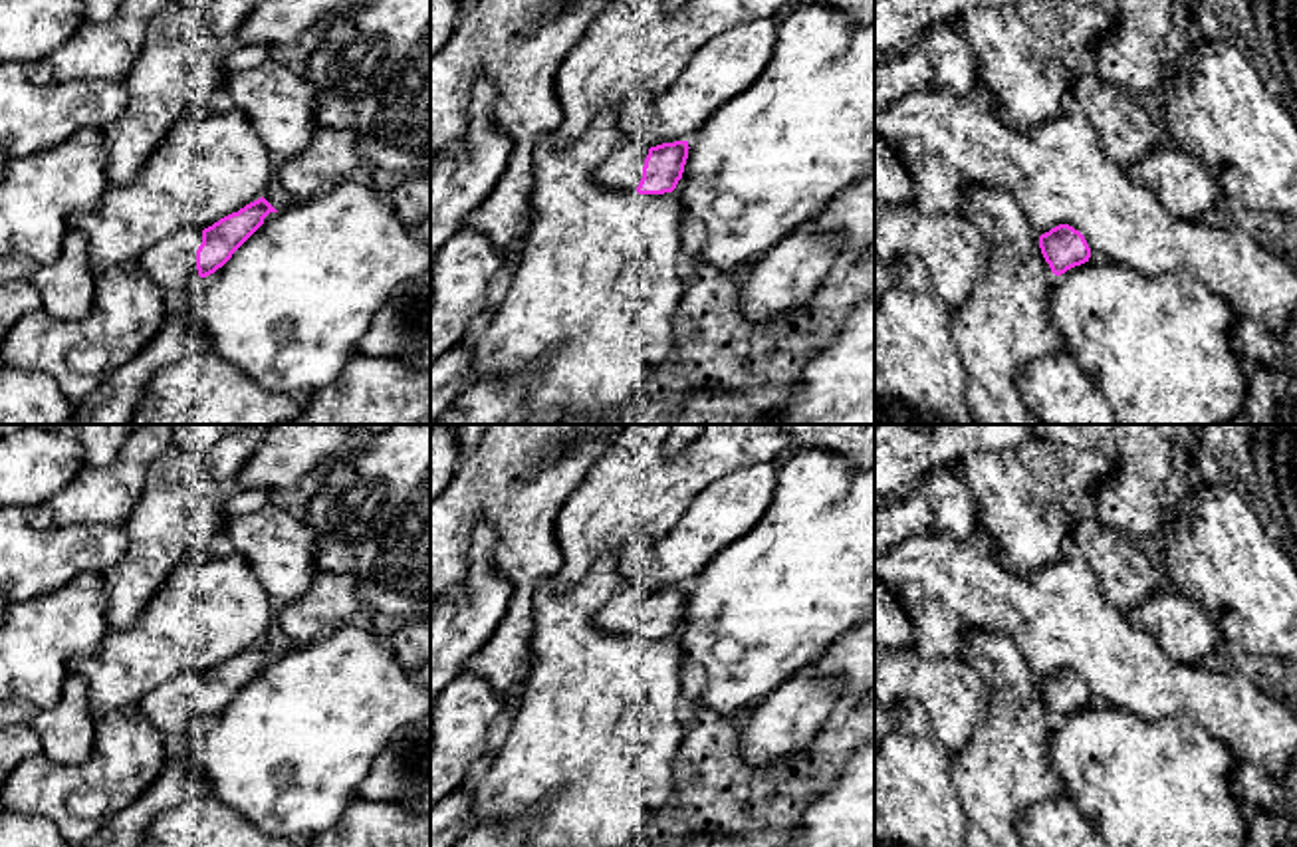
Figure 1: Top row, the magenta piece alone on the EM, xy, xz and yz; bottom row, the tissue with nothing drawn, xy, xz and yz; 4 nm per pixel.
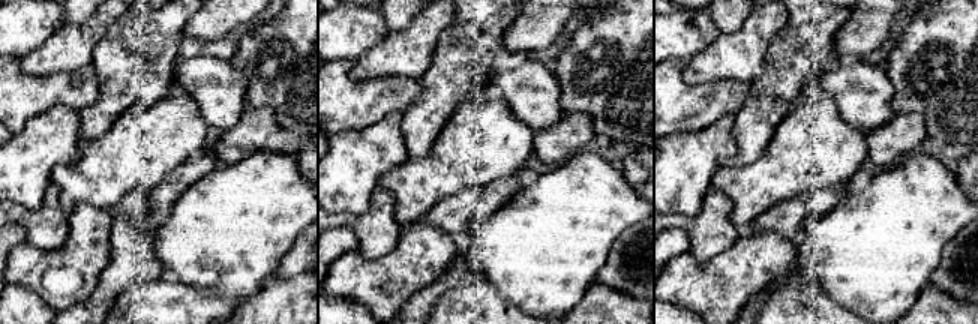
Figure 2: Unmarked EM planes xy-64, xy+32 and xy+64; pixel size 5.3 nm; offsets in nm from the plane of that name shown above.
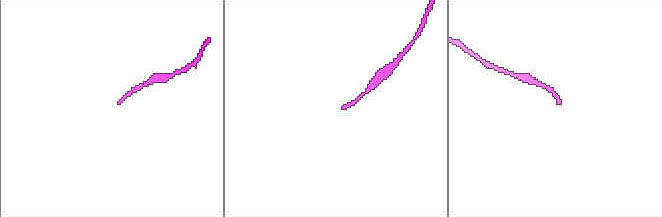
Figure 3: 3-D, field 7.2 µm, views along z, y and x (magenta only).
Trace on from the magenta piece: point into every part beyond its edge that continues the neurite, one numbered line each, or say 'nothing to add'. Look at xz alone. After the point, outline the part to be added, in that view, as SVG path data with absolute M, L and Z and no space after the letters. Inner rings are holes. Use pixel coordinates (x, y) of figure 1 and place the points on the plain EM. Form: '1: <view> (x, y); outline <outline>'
1: xz (623, 613); outline M637 585L625 587L599 611L595 623L611 635L633 637L643 623L647 599L647 589Z

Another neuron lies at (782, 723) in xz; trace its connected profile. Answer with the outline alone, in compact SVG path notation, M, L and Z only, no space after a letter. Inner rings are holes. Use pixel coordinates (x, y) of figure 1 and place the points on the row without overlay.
M817 663L801 668L752 708L742 738L744 760L766 768L799 752L841 698L839 680L823 676Z

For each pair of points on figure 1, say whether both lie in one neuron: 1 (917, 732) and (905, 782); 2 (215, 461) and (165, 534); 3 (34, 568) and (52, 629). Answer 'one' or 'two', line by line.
1: one
2: one
3: two

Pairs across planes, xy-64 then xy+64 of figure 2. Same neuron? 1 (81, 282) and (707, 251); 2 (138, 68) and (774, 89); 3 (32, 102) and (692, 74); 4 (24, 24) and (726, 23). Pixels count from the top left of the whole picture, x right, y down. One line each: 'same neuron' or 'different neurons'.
1: different neurons
2: same neuron
3: different neurons
4: different neurons

